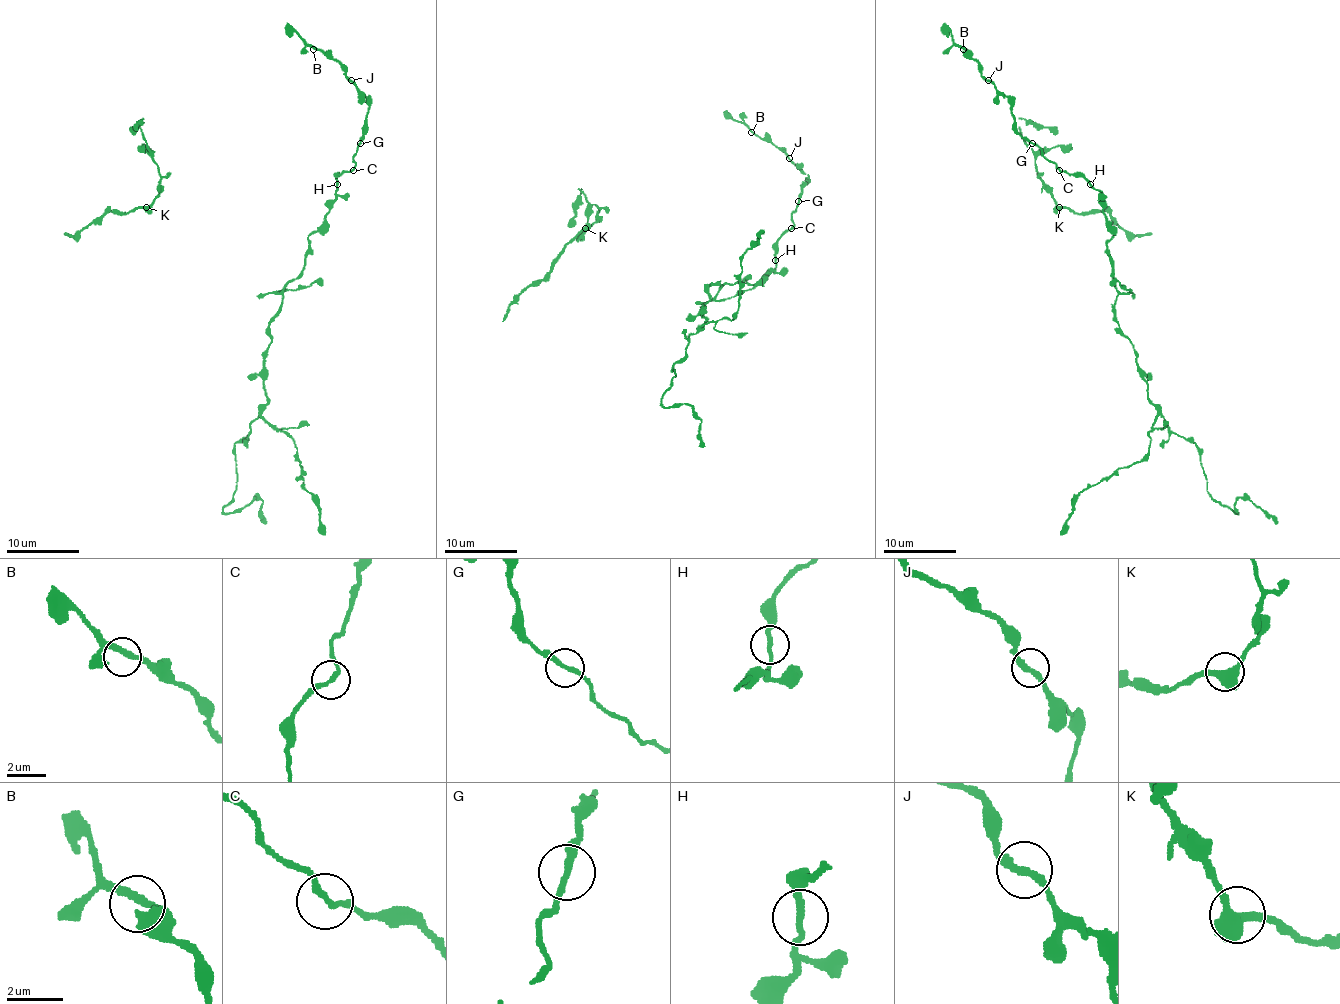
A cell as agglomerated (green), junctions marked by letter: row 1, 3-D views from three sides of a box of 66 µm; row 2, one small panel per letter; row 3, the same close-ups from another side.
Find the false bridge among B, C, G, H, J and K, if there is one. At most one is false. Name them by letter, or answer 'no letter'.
no letter

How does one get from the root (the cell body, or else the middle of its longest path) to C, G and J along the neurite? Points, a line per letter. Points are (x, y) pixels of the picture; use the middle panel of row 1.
C: (730, 284), (741, 283), (746, 277), (746, 281), (753, 284), (768, 272), (773, 272), (777, 243), (791, 228)
G: (730, 284), (746, 277), (753, 284), (773, 272), (777, 243), (793, 226), (791, 214), (798, 201)
J: (730, 284), (746, 277), (753, 284), (775, 268), (777, 243), (793, 226), (791, 214), (808, 176), (789, 158)

